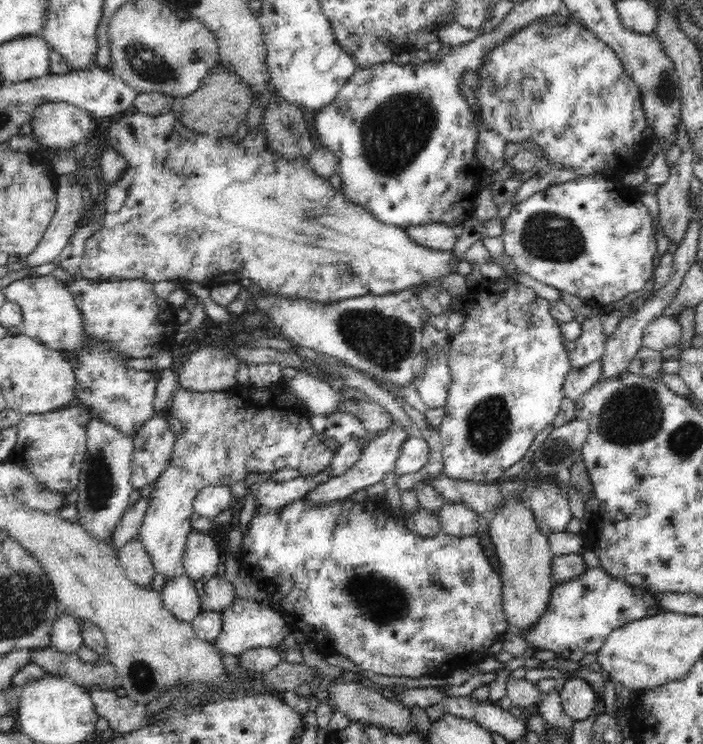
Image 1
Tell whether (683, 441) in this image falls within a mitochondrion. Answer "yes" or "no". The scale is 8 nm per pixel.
yes

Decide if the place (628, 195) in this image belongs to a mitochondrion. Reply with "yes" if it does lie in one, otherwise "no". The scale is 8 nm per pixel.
no

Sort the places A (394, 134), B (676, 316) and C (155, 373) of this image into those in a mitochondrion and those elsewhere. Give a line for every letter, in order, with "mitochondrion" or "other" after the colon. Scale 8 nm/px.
A: mitochondrion
B: other
C: other

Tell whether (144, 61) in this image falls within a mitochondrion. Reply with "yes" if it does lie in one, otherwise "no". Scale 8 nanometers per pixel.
yes

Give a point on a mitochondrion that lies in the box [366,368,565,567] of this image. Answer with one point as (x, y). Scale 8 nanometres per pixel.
(488, 423)

